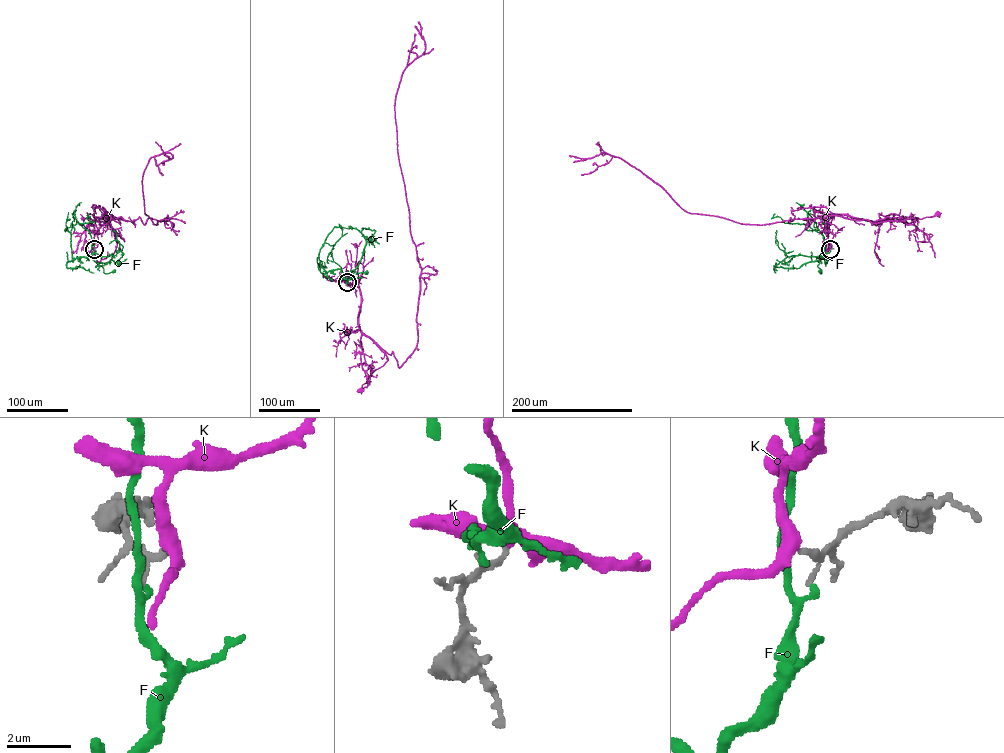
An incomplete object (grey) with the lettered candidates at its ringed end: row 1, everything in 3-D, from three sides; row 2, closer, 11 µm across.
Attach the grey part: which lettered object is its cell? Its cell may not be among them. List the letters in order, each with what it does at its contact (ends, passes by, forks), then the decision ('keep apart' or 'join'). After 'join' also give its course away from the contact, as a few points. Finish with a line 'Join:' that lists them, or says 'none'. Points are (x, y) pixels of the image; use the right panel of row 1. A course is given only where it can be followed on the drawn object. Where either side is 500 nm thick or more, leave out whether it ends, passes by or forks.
F: it passes by | keep apart
K: it passes by | keep apart
Join: none

